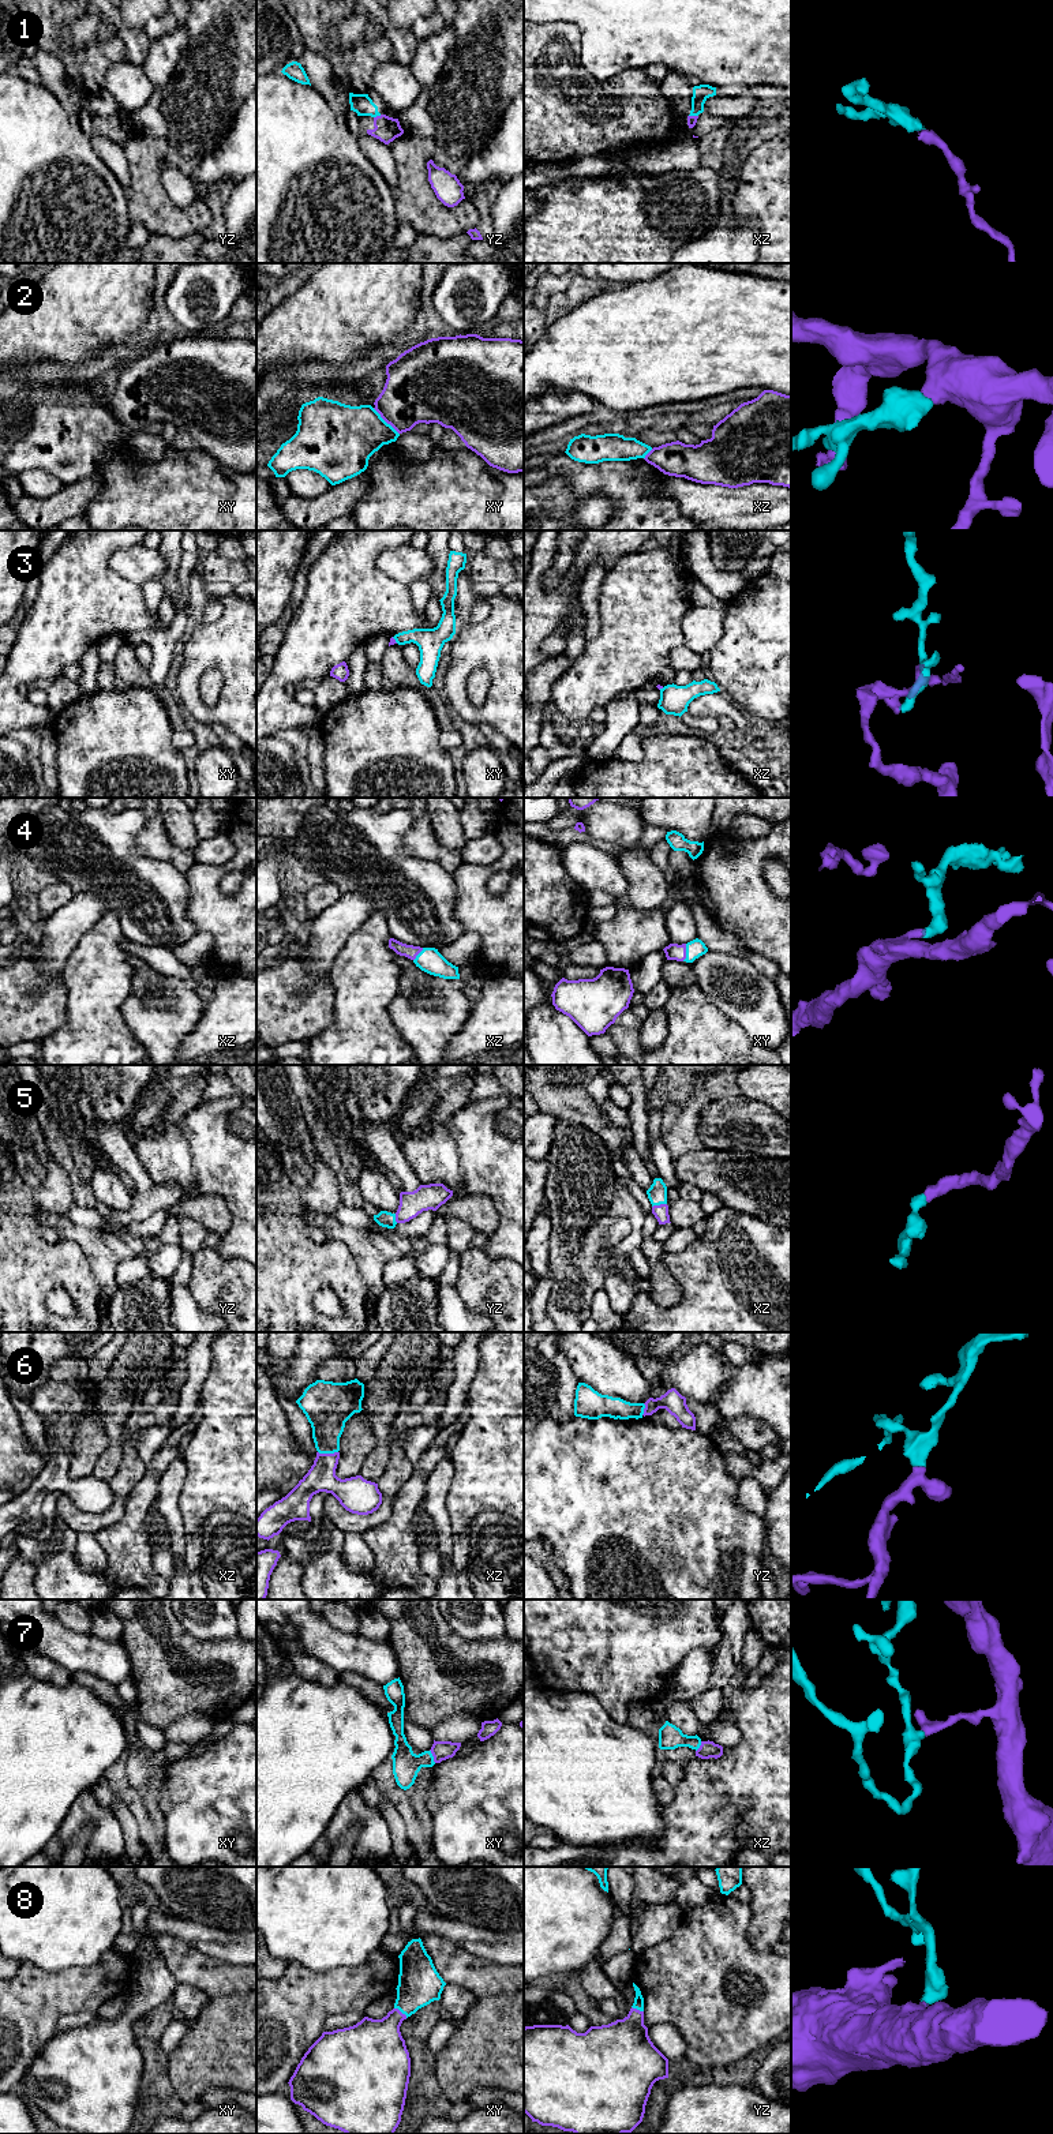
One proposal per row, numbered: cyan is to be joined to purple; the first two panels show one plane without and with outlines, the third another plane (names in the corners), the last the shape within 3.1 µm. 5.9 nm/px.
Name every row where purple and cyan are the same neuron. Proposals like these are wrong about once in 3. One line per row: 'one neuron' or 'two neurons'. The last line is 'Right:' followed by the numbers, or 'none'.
1: two neurons
2: two neurons
3: two neurons
4: one neuron
5: one neuron
6: one neuron
7: two neurons
8: one neuron
Right: 4, 5, 6, 8

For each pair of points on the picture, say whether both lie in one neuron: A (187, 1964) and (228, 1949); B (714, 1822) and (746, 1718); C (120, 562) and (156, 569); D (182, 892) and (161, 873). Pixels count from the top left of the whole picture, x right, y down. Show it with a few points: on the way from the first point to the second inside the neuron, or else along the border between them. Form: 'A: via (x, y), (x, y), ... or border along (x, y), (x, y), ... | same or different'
A: border along (182, 1939), (208, 1956), (240, 1964) | different
B: via (719, 1796), (749, 1765), (749, 1744) | same
C: via (128, 563), (147, 565) | same
D: via (176, 888), (167, 878) | same

